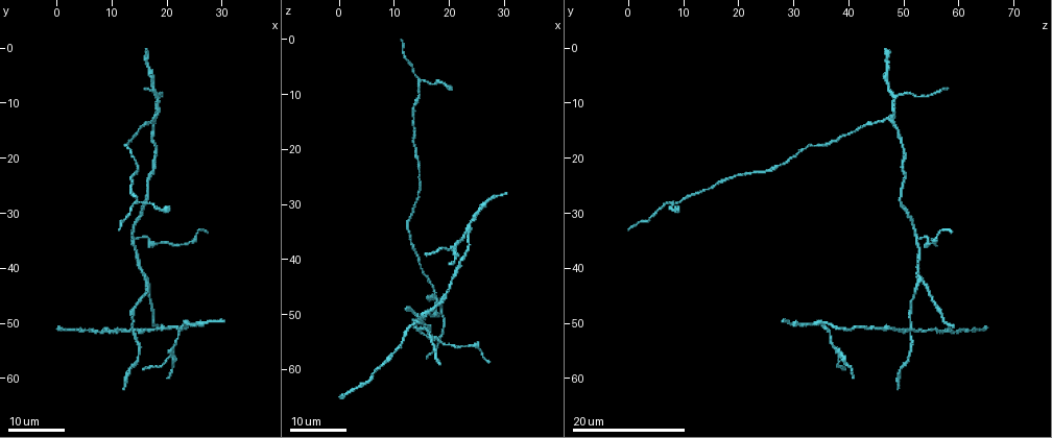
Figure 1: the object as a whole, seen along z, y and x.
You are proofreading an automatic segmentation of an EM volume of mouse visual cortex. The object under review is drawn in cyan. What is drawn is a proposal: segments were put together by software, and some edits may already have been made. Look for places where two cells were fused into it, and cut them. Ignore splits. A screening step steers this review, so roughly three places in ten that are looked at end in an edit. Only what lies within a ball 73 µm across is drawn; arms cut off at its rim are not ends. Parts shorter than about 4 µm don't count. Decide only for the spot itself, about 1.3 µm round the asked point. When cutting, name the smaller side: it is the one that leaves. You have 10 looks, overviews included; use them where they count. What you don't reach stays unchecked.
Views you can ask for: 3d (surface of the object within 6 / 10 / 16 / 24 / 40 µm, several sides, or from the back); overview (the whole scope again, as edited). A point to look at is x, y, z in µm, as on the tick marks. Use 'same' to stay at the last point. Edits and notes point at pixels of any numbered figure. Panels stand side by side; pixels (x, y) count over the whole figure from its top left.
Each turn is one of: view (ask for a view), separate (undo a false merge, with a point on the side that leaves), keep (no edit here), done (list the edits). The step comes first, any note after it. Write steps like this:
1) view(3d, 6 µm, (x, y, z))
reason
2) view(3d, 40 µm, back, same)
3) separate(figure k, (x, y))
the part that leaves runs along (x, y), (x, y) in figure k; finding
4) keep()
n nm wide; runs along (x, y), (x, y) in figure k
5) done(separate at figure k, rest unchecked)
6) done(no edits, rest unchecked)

view(3d, 16 µm, (14.5, 28.0, 7.5))

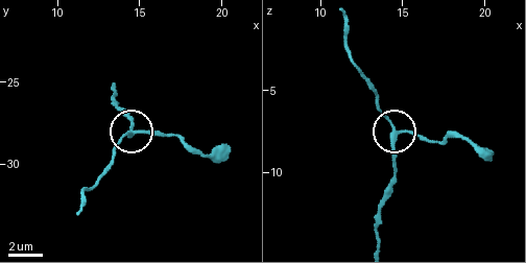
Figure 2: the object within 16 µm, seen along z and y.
view(3d, 10 µm, (14.8, 28.2, 7.7))

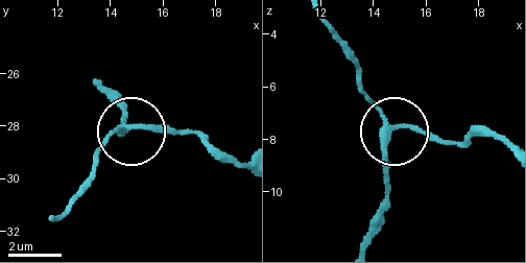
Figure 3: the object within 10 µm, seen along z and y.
keep()
3 arms; runs along (101, 81), (125, 109), (125, 134), (139, 126), (205, 134) in figure 3; all the same cell

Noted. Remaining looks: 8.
view(3d, 16 µm, (17.5, 13.0, 47.5))

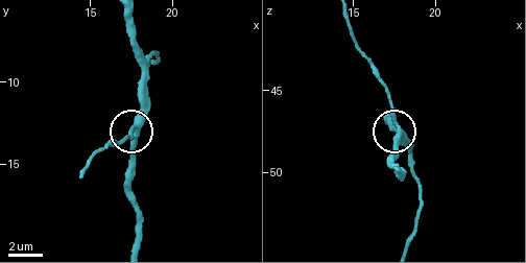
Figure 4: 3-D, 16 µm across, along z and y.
view(3d, 10 µm, (17.5, 12.7, 47.0))

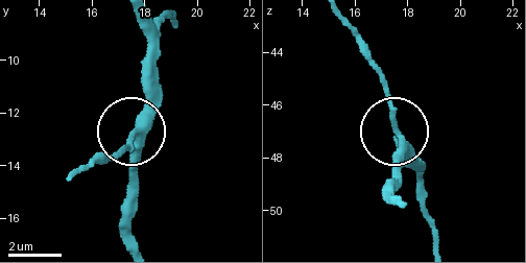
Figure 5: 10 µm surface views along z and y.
keep()
all the same cell

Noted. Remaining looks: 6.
view(3d, 24 µm, (18.0, 9.0, 48.5))
branch point

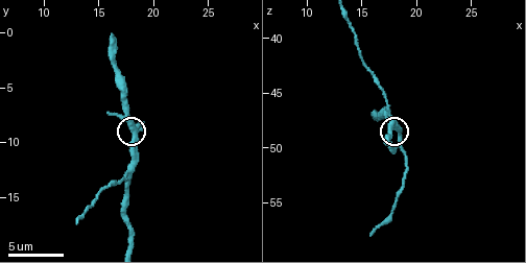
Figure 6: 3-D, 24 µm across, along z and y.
view(3d, 6 µm, same)

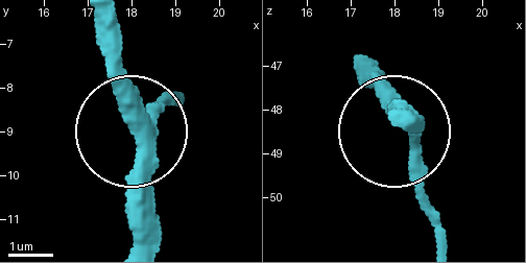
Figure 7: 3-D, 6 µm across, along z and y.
keep()
side arm 10 µm; runs along (135, 236), (139, 101), (109, 61) in figure 7; all the same cell

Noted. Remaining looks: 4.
view(3d, 24 µm, (13.5, 51.5, 51.0))
looks like a crossing

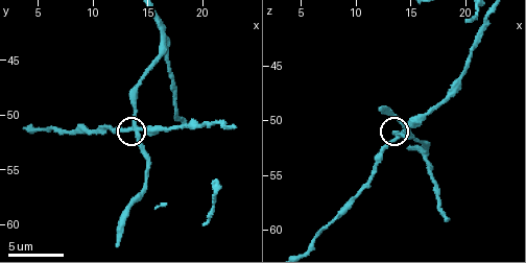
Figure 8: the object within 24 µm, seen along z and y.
view(3d, 10 µm, same)

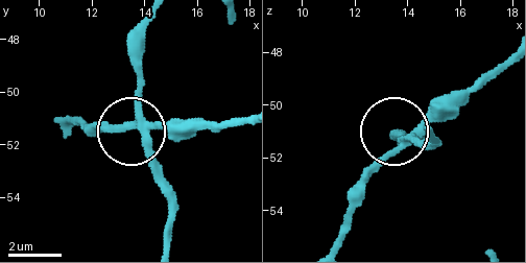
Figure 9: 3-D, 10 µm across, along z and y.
separate(figure 9, (434, 111))
the part that leaves runs along (148, 126), (240, 124) in figure 9; a second cell is stuck on

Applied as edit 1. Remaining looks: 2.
view(3d, 6 µm, (16.2, 42.4, 53.0))
side arm on a straight run

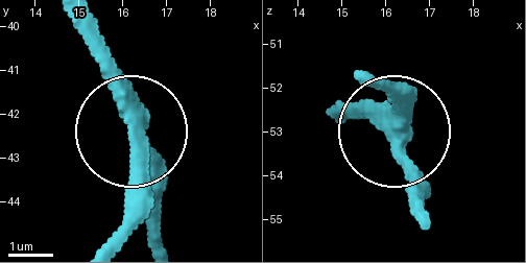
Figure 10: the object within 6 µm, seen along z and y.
keep()
3 arms; continuous, no second cell

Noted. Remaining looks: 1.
done(separate at figure 9, rest unchecked)

